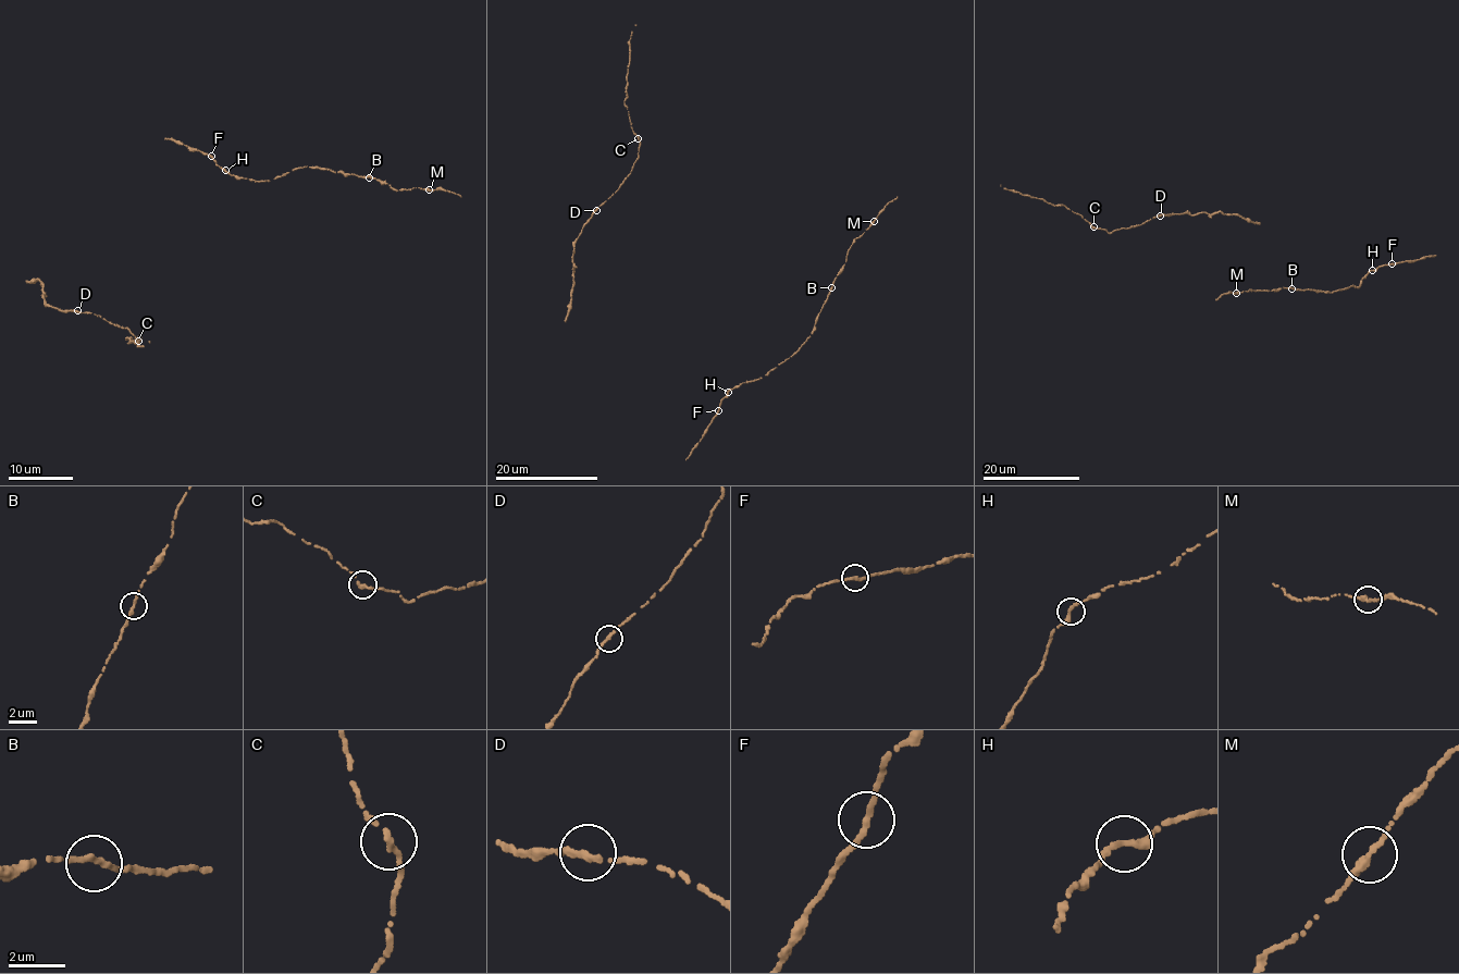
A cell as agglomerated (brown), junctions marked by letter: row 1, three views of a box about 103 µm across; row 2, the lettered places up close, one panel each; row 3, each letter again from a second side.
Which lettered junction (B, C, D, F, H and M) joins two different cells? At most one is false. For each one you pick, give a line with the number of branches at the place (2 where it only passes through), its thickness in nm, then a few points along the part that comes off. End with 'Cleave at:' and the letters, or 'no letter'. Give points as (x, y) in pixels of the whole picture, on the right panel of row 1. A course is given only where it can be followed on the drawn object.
Cleave at: no letter

